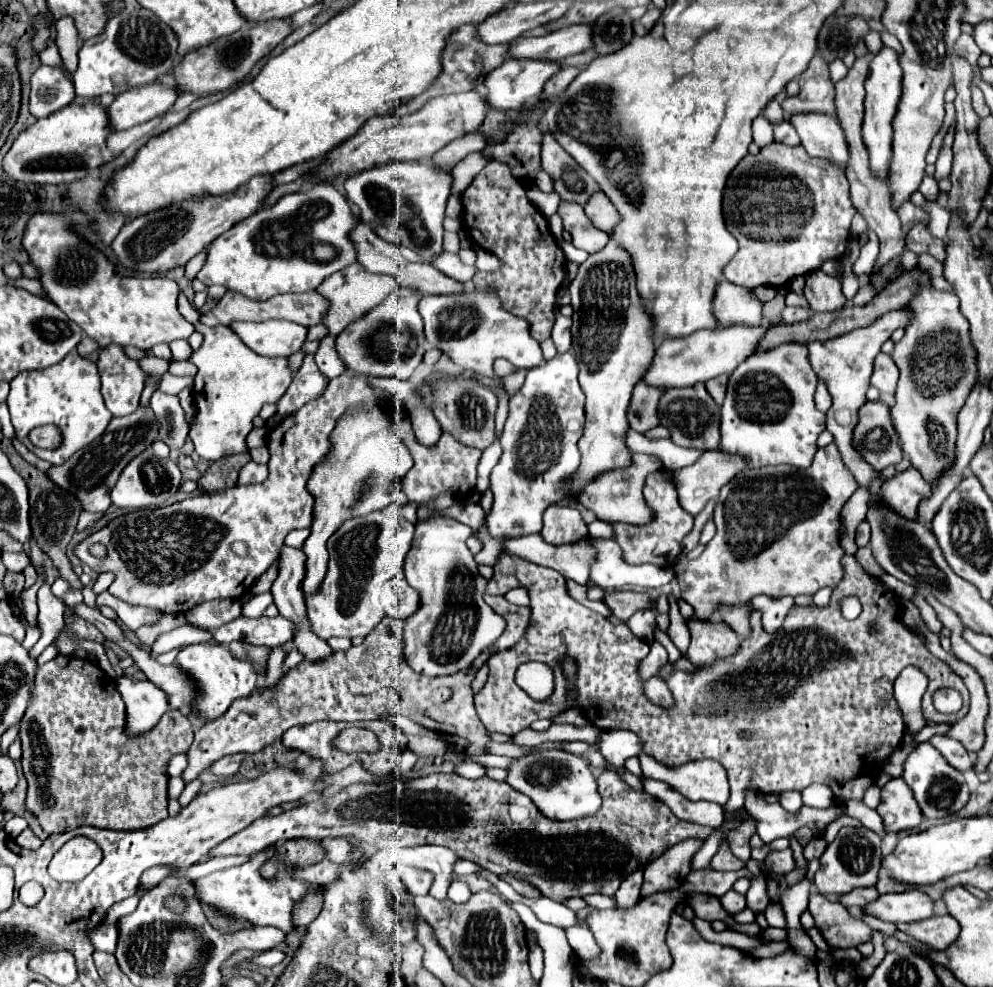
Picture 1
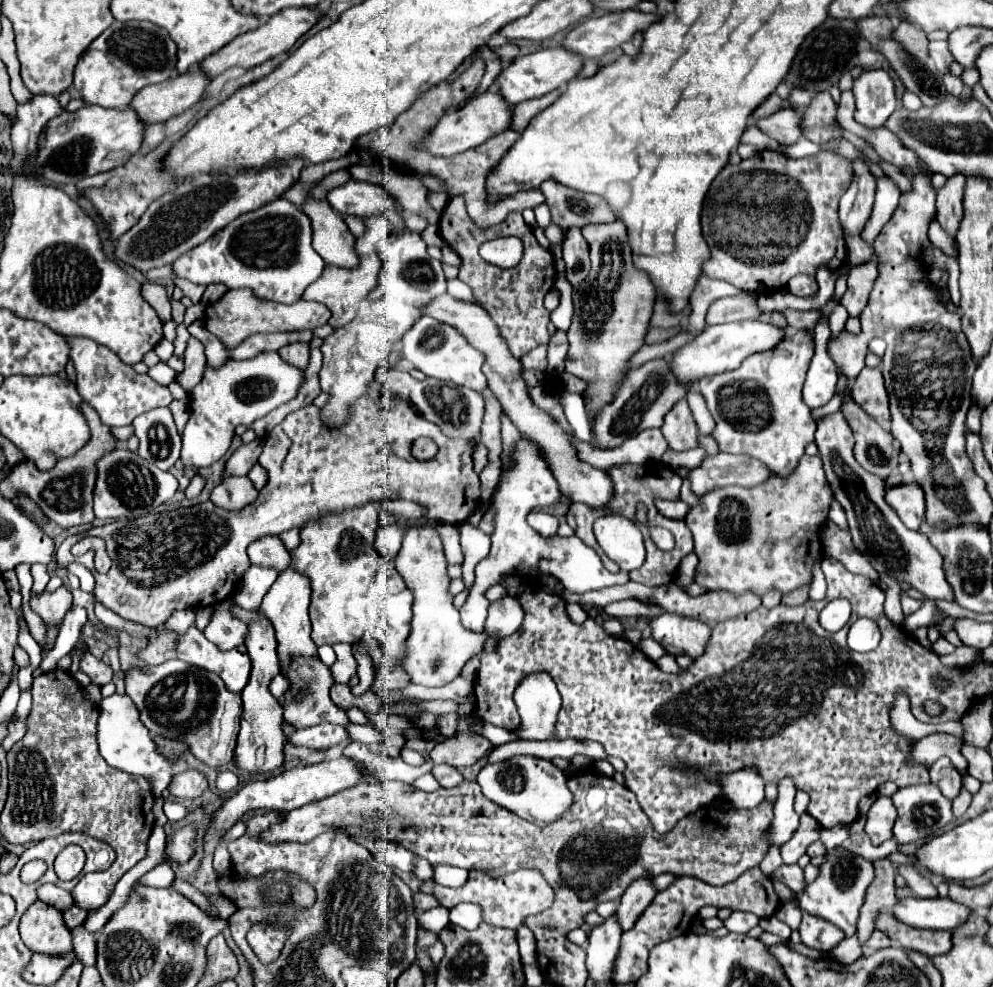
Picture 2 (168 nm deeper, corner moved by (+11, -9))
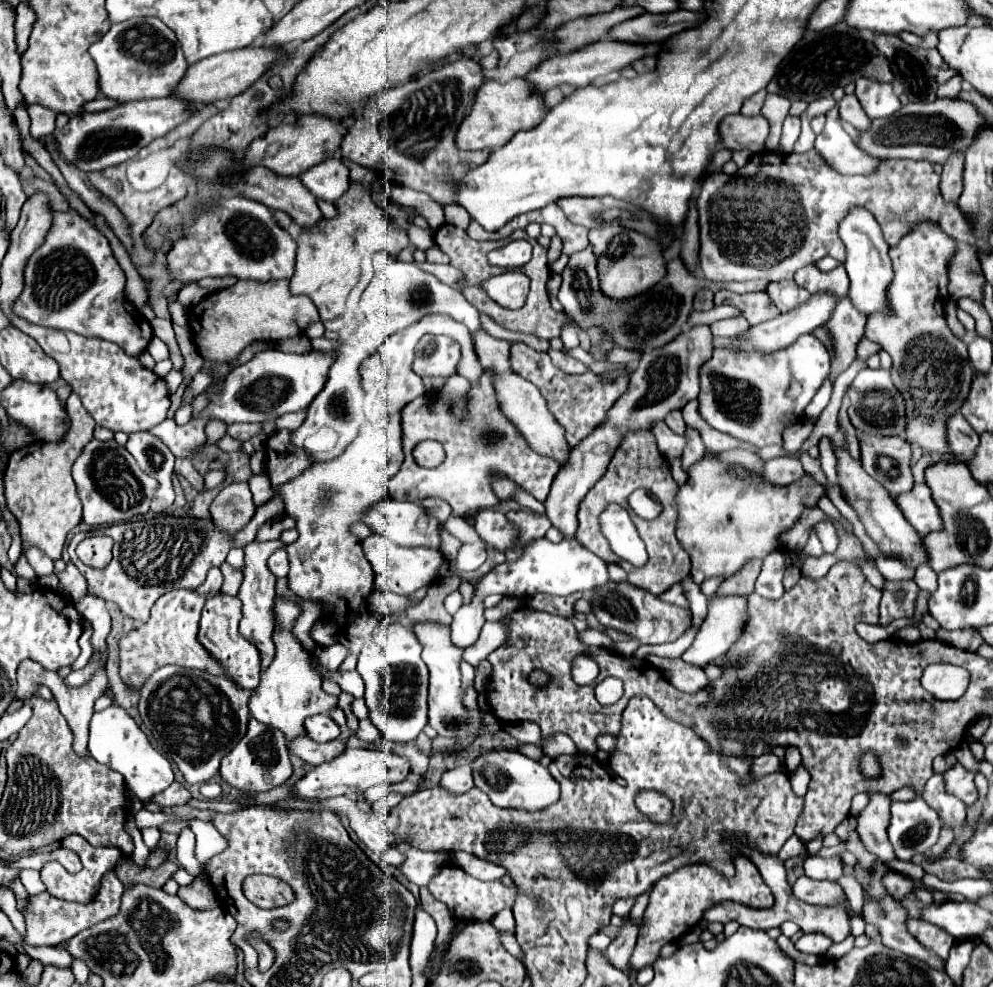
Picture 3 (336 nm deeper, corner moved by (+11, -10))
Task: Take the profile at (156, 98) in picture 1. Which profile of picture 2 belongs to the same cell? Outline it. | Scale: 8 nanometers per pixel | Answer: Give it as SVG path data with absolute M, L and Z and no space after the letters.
M189 70L161 84L143 88L131 106L147 124L165 122L201 102L209 84L211 78L203 70Z

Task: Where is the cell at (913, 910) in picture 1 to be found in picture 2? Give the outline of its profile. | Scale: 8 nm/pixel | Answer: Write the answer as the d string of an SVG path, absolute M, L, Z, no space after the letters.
M903 898L895 904L893 914L907 926L931 930L955 930L967 922L971 908L953 902L951 898Z

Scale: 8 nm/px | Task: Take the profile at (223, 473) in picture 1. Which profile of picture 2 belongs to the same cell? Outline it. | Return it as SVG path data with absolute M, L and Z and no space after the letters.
M253 440L249 444L239 446L233 452L233 456L227 460L225 476L241 476L241 474L249 472L253 468L253 464L257 462L261 450L263 450L263 442L261 440Z

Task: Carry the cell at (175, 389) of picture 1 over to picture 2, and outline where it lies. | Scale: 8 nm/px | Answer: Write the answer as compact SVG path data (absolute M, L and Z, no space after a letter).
M67 338L67 342L71 350L71 362L77 372L75 376L77 392L85 402L89 402L97 410L101 422L107 424L109 428L129 426L133 418L137 418L137 414L171 404L173 398L167 386L157 384L147 374L137 374L133 366L121 362L117 354L113 354L99 342L93 342L91 338Z

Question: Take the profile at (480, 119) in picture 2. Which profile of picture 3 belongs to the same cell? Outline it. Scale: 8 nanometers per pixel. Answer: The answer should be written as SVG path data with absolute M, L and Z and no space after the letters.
M515 77L509 83L497 83L497 81L485 81L483 87L477 91L475 103L471 113L461 121L457 133L455 133L455 145L463 151L473 149L499 149L503 147L517 131L535 127L545 117L547 107L541 103L541 95L533 95L529 91L529 85Z

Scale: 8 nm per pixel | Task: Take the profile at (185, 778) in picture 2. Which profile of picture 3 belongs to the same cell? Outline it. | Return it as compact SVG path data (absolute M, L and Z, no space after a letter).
M173 781L161 795L157 795L157 799L153 799L155 803L161 803L163 807L177 807L177 805L187 805L191 801L191 793L185 785Z

